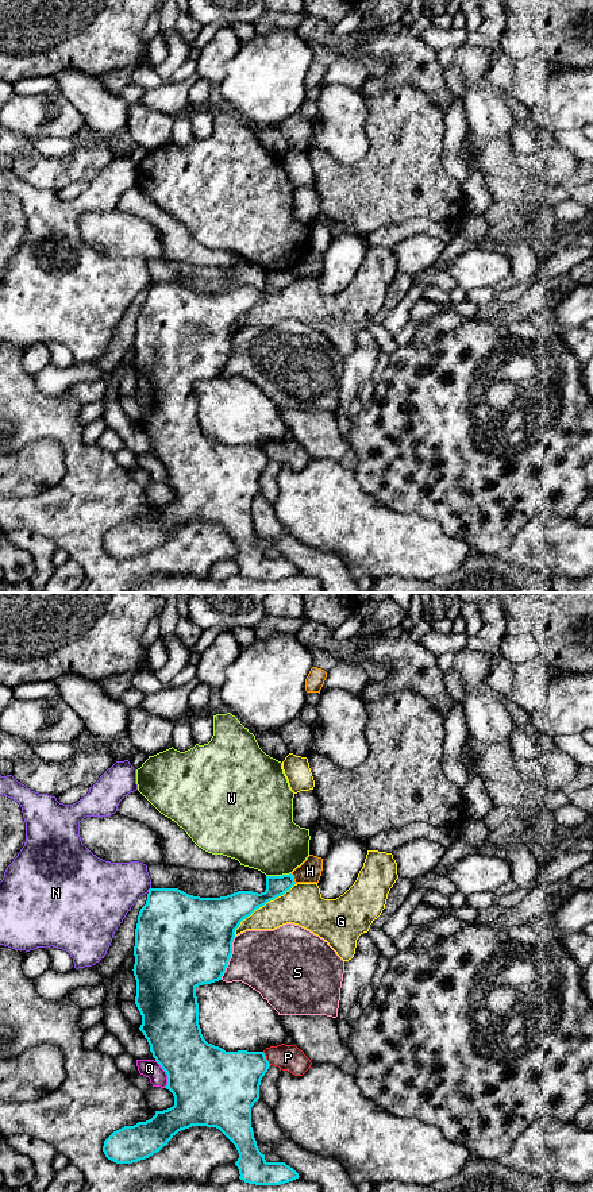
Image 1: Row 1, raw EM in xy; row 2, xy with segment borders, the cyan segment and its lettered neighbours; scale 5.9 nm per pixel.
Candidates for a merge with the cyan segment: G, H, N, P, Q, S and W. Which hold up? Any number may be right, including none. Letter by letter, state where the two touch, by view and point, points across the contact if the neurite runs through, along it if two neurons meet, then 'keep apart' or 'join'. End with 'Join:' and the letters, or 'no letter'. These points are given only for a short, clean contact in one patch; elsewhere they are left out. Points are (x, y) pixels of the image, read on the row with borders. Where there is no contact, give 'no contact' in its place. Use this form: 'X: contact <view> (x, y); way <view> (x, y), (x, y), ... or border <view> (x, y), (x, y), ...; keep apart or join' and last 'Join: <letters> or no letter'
G: contact xy (261, 906); keep apart
H: contact xy (293, 879); border xy (291, 874), (296, 883); keep apart
N: contact xy (149, 890); keep apart
P: contact xy (265, 1059); border xy (262, 1052), (270, 1064); keep apart
Q: contact xy (166, 1073); keep apart
S: contact xy (230, 957); keep apart
W: contact xy (278, 876); border xy (291, 872), (266, 876); keep apart
Join: no letter

